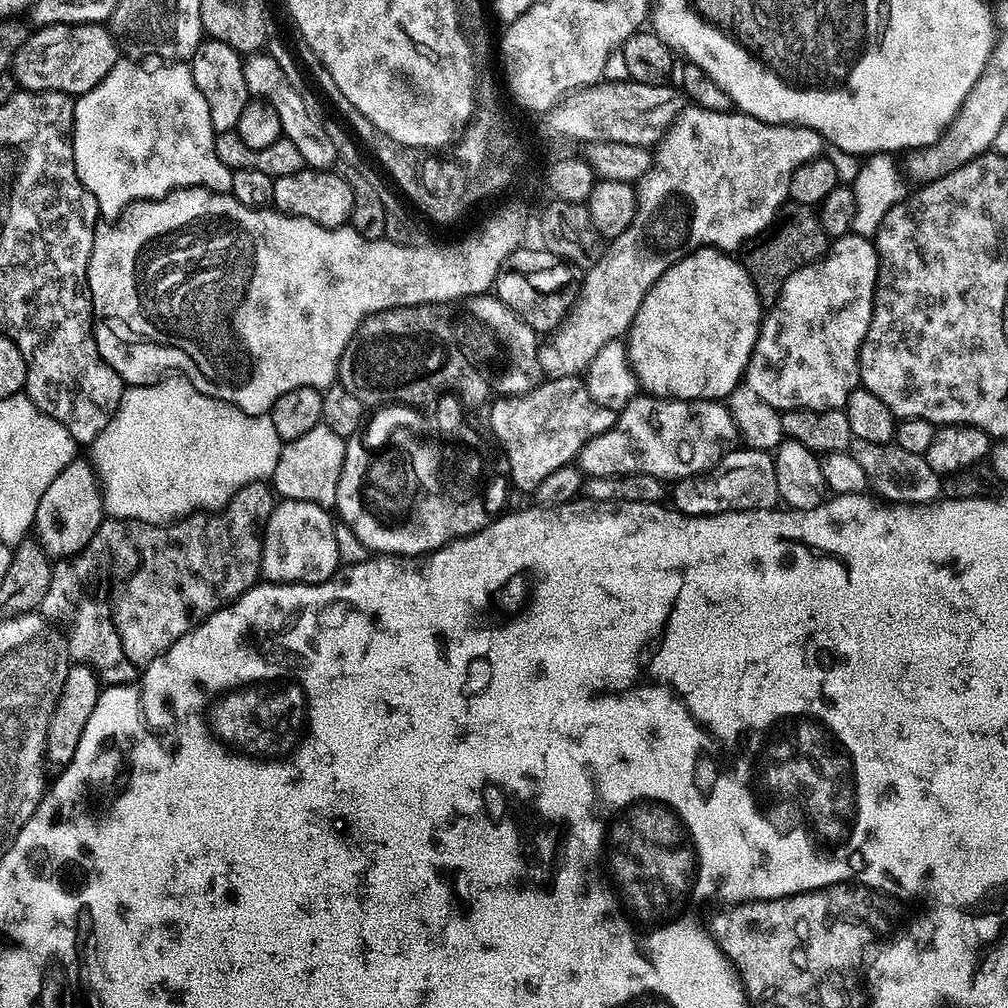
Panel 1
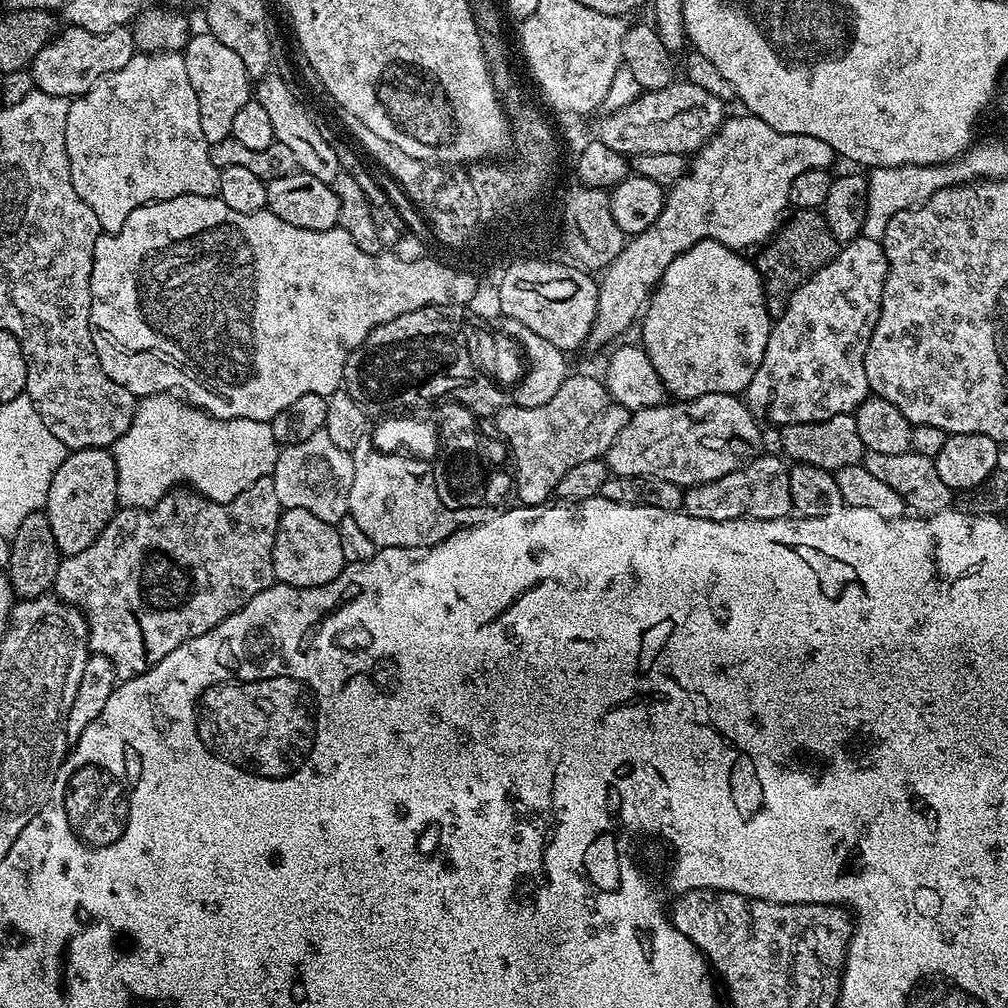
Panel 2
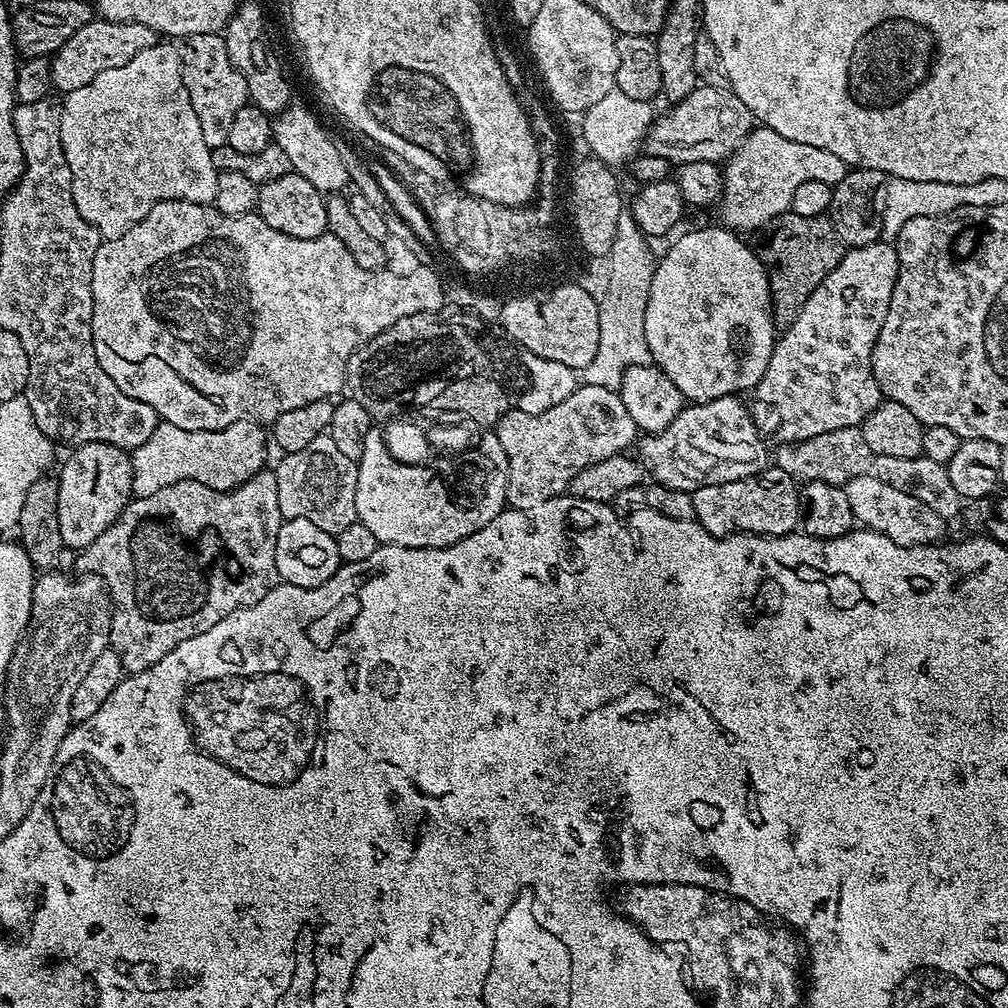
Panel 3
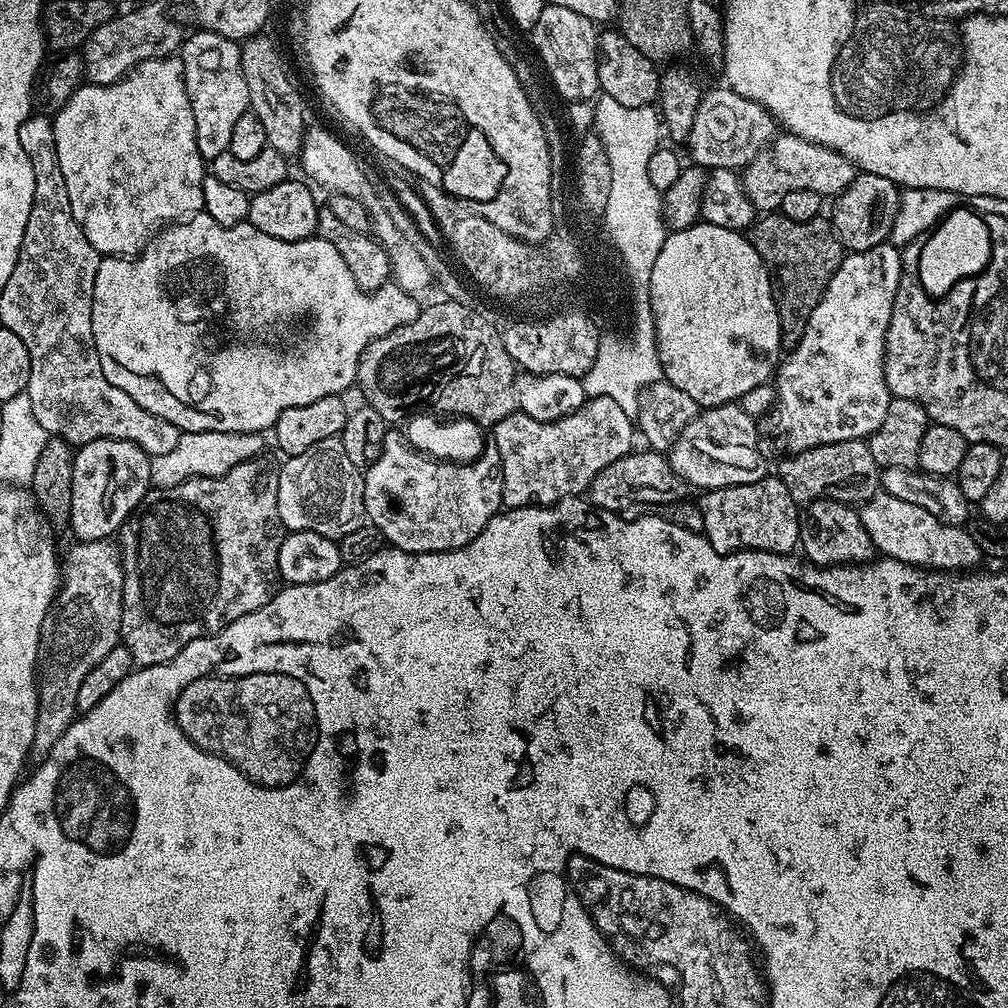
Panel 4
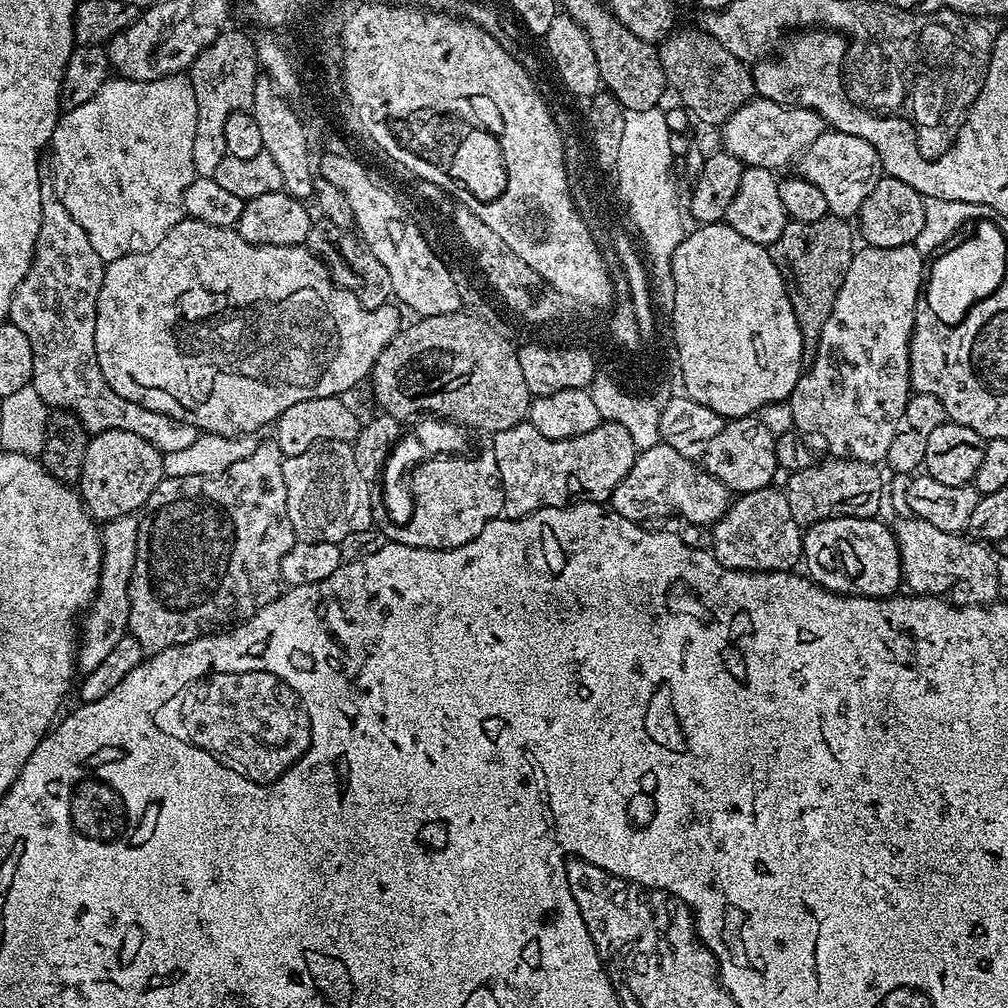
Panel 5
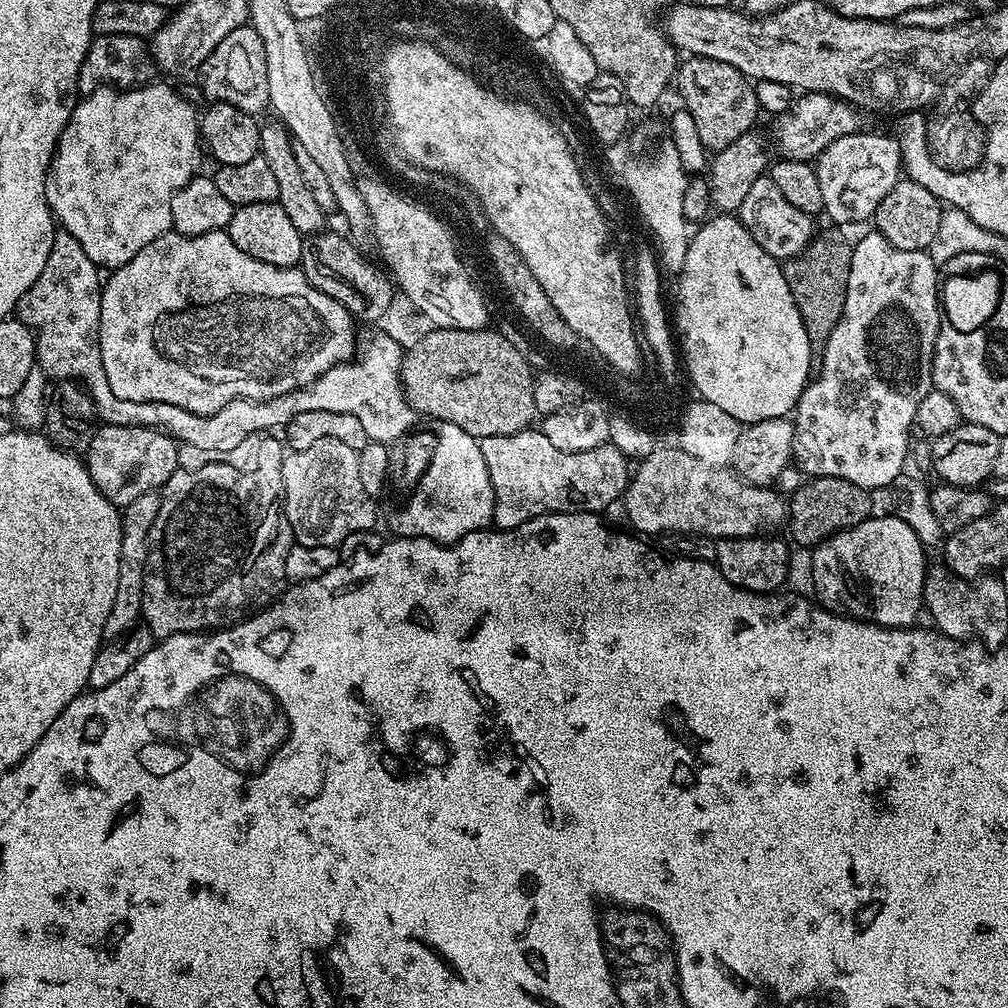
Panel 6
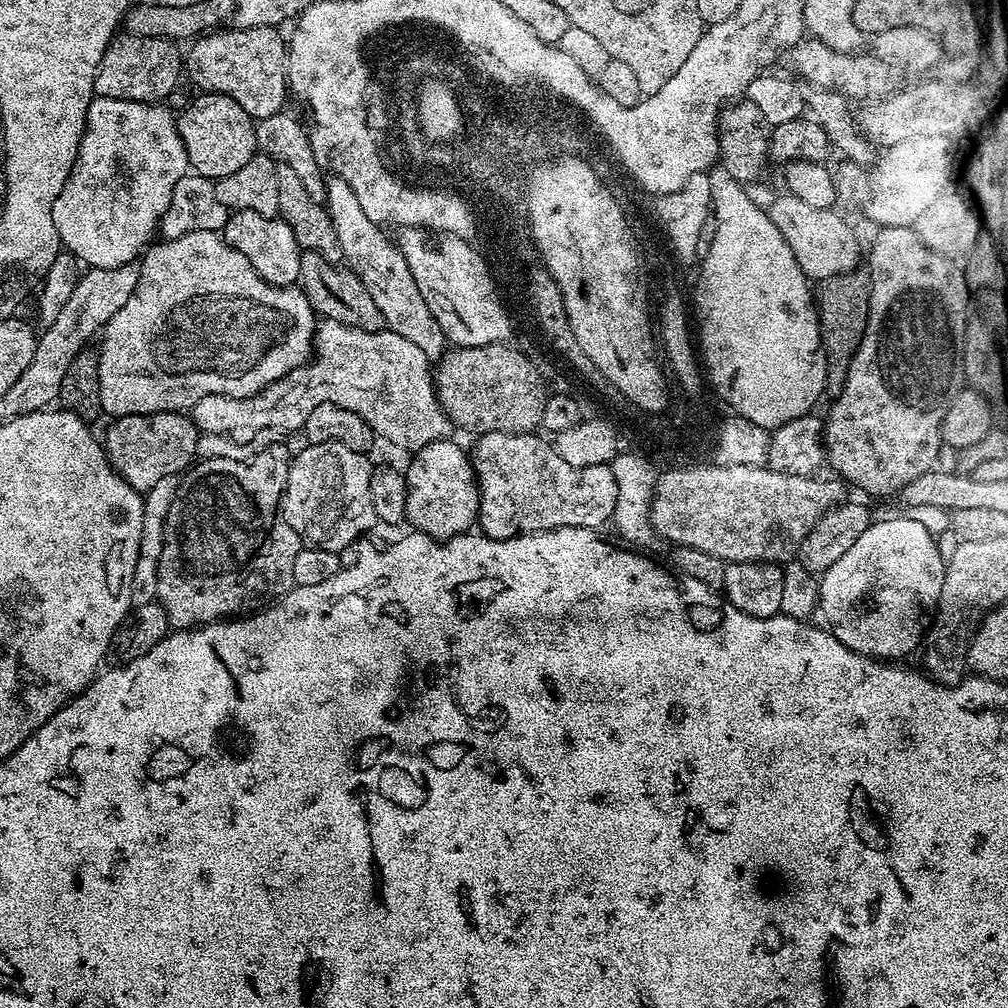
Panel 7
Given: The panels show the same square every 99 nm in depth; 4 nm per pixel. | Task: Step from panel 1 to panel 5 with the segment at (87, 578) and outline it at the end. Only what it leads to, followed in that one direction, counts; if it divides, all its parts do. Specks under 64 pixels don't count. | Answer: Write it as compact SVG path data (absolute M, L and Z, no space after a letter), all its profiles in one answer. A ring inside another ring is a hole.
M268 438L261 444L259 441L249 456L234 462L234 466L230 466L218 474L213 476L165 476L164 481L154 490L154 494L150 494L150 498L143 507L144 513L140 516L136 561L132 567L132 577L130 578L130 618L128 619L128 632L134 638L138 638L145 653L161 652L179 644L189 644L191 640L197 640L199 636L219 633L225 625L235 626L248 620L256 613L257 608L278 599L282 591L280 578L282 558L286 554L286 550L293 548L297 542L294 530L290 526L290 514L286 510L286 478L282 478L282 465L284 465L284 455L278 442L275 438Z

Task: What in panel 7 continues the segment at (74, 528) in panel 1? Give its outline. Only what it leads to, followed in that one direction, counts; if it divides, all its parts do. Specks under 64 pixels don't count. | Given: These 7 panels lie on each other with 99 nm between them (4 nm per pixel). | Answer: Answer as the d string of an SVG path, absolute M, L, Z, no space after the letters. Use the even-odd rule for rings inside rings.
M145 412L118 416L102 436L104 451L112 469L138 493L150 491L167 476L180 476L197 459L196 443L200 437L192 419L184 412Z

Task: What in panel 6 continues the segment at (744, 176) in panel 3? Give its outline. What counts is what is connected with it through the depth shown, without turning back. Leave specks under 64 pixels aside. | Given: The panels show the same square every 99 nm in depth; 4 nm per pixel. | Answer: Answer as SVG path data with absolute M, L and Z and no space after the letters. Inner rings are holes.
M861 130L838 138L838 142L830 142L826 150L820 153L814 167L818 174L818 183L822 186L823 215L829 216L836 224L856 224L859 220L871 221L876 215L878 206L886 194L895 186L902 176L900 159L900 142L895 135L883 136L880 132Z

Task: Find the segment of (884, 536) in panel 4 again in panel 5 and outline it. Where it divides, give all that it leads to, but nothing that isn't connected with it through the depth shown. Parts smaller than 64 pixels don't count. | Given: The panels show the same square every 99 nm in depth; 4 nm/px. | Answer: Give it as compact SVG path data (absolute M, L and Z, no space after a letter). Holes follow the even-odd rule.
M907 518L894 524L896 541L900 547L900 568L902 580L908 584L913 593L921 596L939 596L957 606L965 604L983 604L985 606L993 603L998 594L1001 595L1000 587L1000 560L997 553L992 552L987 543L975 542L970 538L965 538L958 532L947 532L938 530L938 526L930 526L930 522Z

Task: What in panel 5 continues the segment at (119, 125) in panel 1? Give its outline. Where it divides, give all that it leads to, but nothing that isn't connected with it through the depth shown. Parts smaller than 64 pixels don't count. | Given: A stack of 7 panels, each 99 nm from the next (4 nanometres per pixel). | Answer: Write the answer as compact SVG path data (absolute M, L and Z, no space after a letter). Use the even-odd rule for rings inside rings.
M177 74L175 76L163 76L157 80L126 80L123 78L109 78L90 98L90 102L82 102L82 106L74 106L67 109L61 115L60 121L54 126L52 139L50 141L50 152L52 148L52 176L50 182L56 187L56 196L66 206L70 218L86 230L90 238L90 246L105 262L117 260L123 256L129 256L135 252L145 252L152 248L162 238L166 238L168 231L176 225L179 220L185 219L184 215L184 195L186 186L195 180L197 175L194 170L194 126L198 122L198 102L194 102L194 86L187 75Z

